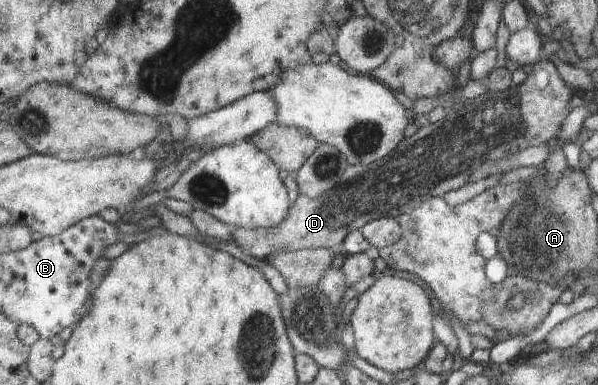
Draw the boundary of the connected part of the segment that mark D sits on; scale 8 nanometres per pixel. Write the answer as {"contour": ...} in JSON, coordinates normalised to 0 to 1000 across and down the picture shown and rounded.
{"contour":[[[903,156],[891,169],[890,187],[868,218],[839,236],[811,239],[793,257],[783,257],[766,288],[749,286],[742,309],[704,330],[689,353],[676,358],[649,403],[622,421],[585,431],[574,444],[562,481],[550,491],[542,514],[522,517],[502,501],[490,525],[483,566],[468,587],[457,592],[388,592],[393,629],[408,657],[450,678],[465,655],[493,655],[518,644],[567,644],[582,610],[617,574],[635,564],[666,564],[702,538],[714,517],[739,512],[751,496],[764,494],[776,478],[793,478],[816,460],[823,436],[851,403],[878,387],[915,374],[920,361],[933,361],[938,325],[955,286],[953,257],[968,244],[936,203],[930,171],[920,156]]]}

